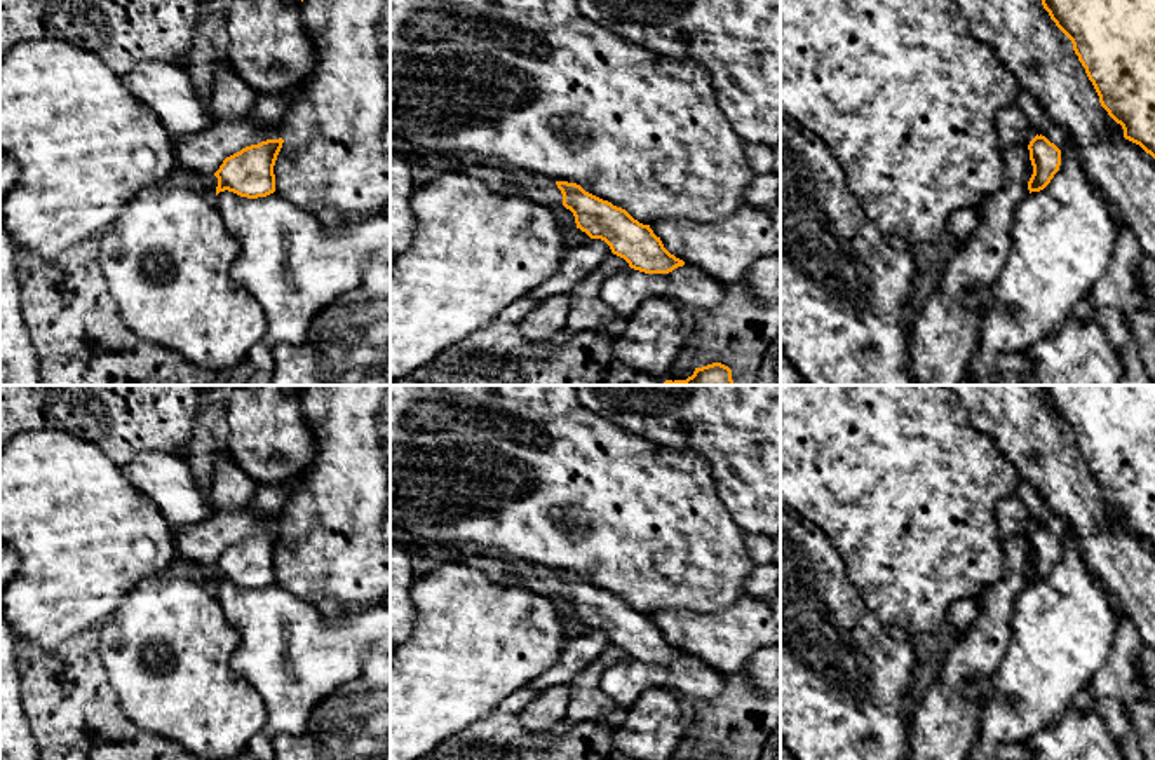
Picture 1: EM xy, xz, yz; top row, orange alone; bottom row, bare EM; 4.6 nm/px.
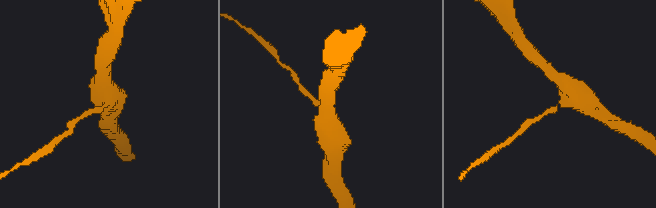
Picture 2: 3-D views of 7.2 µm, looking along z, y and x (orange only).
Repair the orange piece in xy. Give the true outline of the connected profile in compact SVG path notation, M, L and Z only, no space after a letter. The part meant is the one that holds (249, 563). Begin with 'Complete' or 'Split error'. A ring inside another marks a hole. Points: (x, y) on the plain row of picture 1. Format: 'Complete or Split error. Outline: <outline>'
Complete. Outline: M282 528L267 530L226 547L214 563L218 568L216 586L225 580L247 589L258 589L274 584L274 556L282 533Z

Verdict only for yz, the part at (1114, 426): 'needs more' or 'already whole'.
already whole

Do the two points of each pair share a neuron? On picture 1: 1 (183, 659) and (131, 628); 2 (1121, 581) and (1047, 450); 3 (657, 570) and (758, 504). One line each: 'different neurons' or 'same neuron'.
1: same neuron
2: same neuron
3: different neurons

